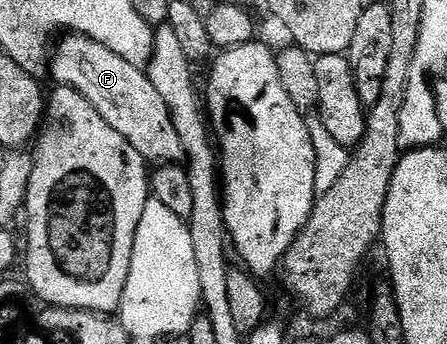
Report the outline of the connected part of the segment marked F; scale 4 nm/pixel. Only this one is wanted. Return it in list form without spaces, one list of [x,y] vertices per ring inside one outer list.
[[[69,33],[60,41],[51,57],[51,77],[53,73],[57,85],[79,91],[79,95],[83,95],[83,99],[87,99],[91,107],[95,107],[95,111],[99,111],[99,115],[103,115],[103,119],[107,119],[107,123],[139,151],[146,163],[171,165],[184,162],[183,143],[179,131],[175,131],[171,111],[142,66],[127,63],[127,59],[115,55],[111,47],[82,33]]]

